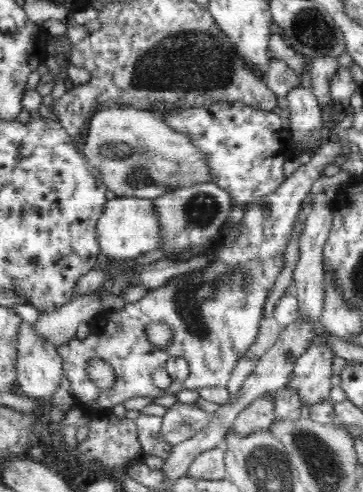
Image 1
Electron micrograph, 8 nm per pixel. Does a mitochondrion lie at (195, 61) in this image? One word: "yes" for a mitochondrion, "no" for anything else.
yes

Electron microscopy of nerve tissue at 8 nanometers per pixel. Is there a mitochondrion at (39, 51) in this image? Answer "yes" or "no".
no

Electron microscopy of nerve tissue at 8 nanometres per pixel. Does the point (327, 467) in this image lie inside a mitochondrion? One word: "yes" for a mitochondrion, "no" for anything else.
yes

